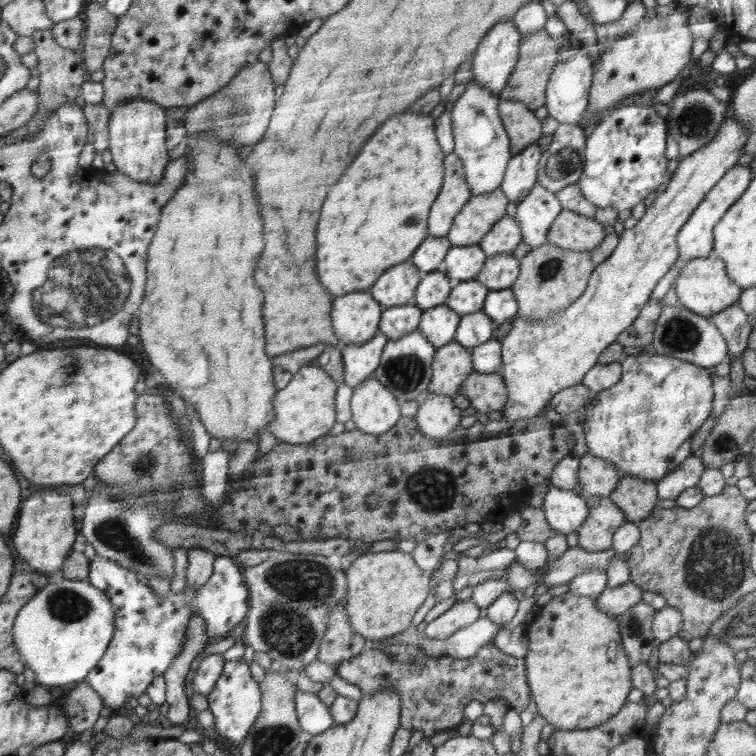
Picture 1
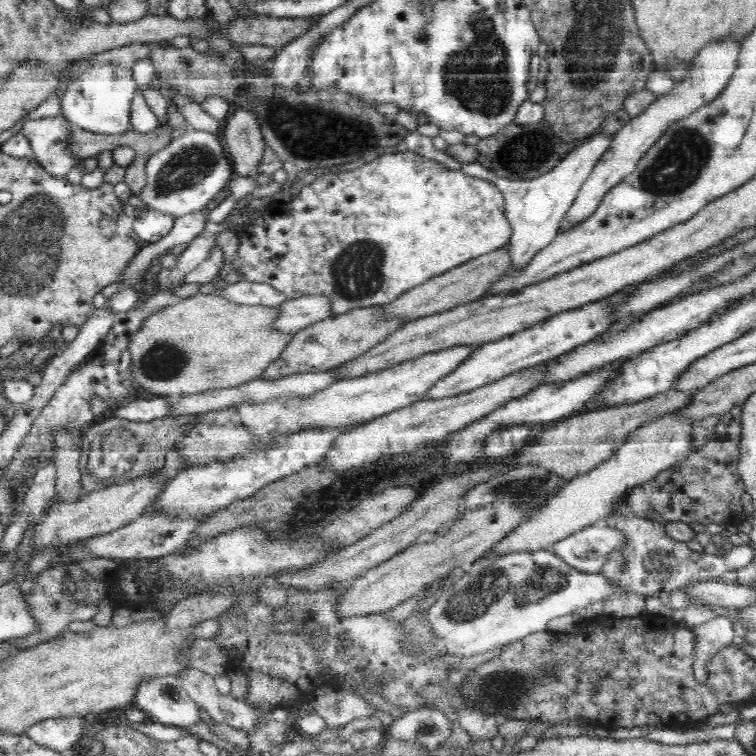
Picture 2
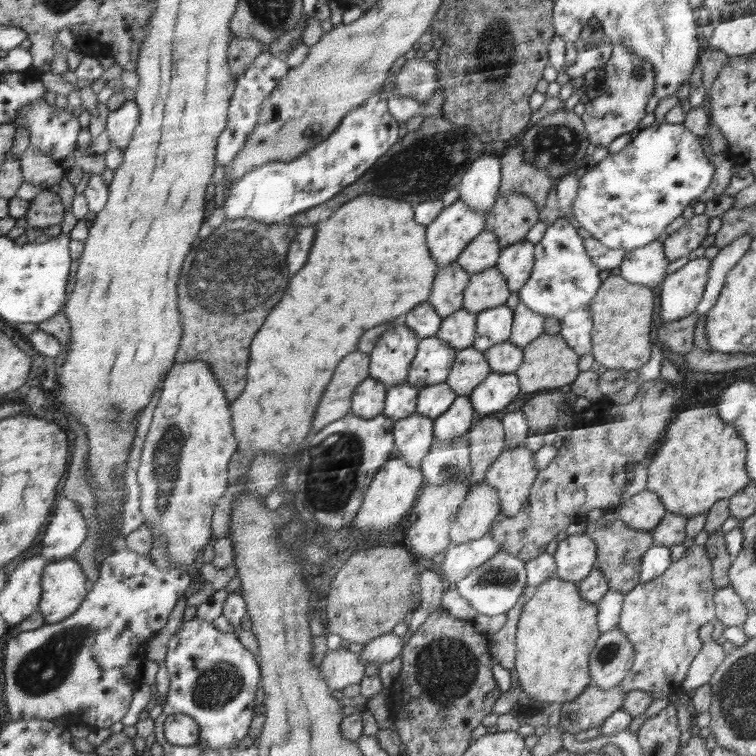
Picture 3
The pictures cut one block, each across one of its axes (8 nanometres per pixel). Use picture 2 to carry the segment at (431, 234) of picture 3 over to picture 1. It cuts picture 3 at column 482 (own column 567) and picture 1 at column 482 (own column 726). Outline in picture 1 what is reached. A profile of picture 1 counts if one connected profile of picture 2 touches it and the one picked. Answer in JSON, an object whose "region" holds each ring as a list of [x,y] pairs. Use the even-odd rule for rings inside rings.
{"region":[[[512,19],[492,28],[473,55],[473,80],[499,96],[520,61],[521,47],[522,36]]]}

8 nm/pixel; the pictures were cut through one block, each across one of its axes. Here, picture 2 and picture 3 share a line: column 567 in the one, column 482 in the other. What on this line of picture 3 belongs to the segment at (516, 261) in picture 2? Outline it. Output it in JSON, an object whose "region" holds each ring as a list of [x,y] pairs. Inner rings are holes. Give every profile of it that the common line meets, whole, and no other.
{"region":[[[493,151],[484,152],[484,156],[464,172],[463,180],[458,184],[459,200],[468,204],[470,210],[487,214],[492,210],[499,196],[501,184],[501,163]]]}

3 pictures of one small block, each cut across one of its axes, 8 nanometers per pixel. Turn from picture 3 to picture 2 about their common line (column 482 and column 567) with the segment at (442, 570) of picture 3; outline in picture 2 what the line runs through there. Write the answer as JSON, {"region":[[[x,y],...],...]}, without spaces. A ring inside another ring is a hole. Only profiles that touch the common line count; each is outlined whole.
{"region":[[[600,519],[596,524],[586,527],[582,531],[578,531],[574,535],[570,535],[566,539],[559,540],[550,546],[550,551],[554,551],[554,554],[558,555],[562,561],[566,562],[567,565],[576,567],[576,569],[585,573],[600,573],[600,568],[604,565],[604,562],[608,560],[608,556],[622,548],[624,546],[624,540],[626,535],[614,527],[606,525],[606,519]],[[588,551],[596,553],[596,557],[590,559],[587,556]]]}

